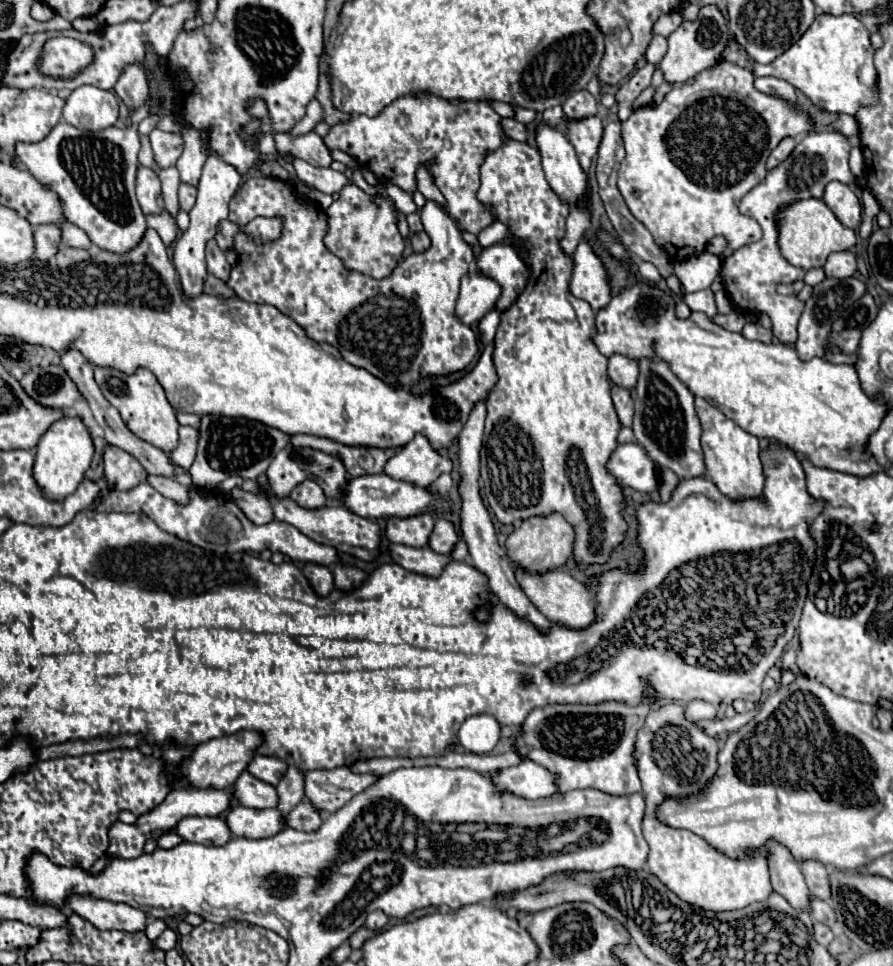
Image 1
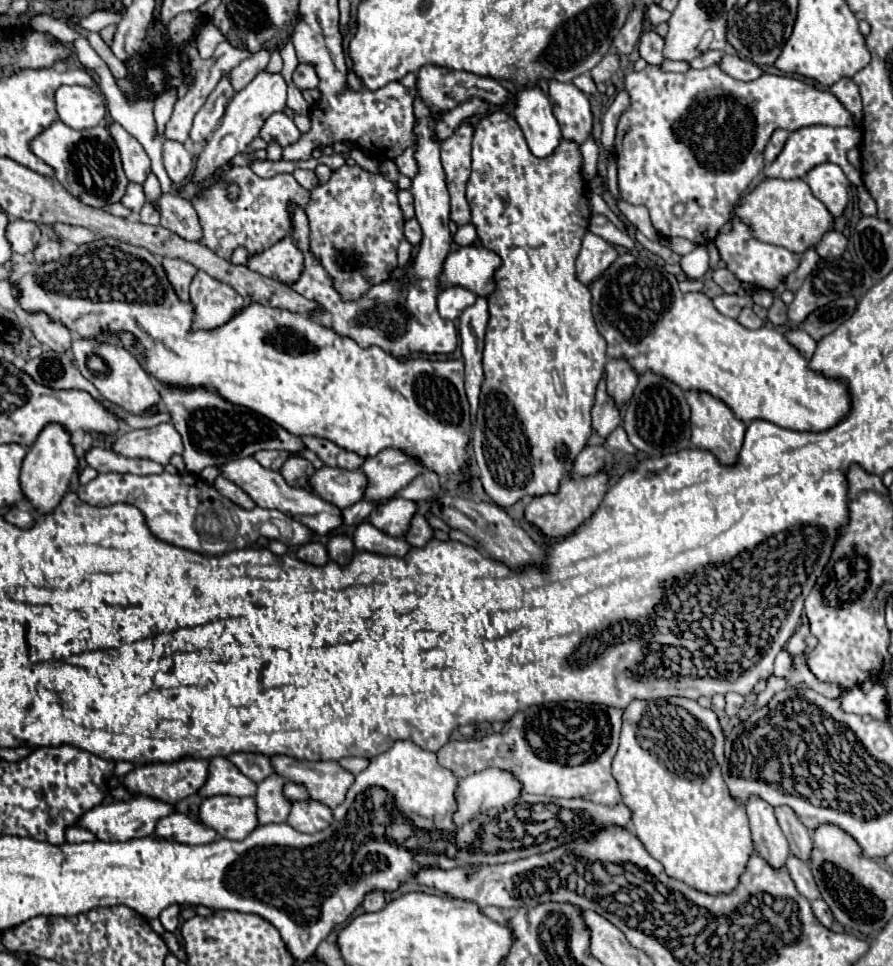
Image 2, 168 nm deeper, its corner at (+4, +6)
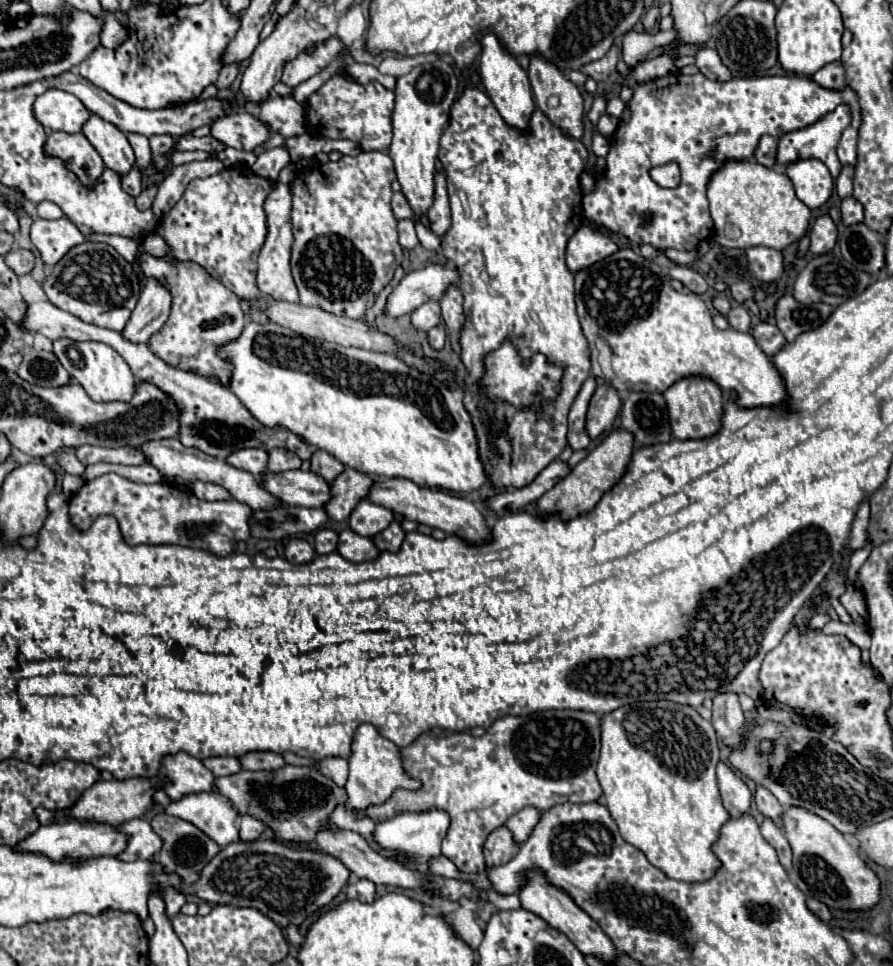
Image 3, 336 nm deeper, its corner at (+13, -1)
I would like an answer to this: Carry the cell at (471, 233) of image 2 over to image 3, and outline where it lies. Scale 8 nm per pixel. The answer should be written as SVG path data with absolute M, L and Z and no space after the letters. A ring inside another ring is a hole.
M413 217L413 223L415 223L415 229L417 229L417 237L419 237L419 243L425 247L425 249L433 249L433 251L441 251L441 237L435 239L435 235L417 219Z

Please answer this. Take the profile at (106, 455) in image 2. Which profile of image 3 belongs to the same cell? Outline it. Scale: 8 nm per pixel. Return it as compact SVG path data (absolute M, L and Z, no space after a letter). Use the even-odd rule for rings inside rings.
M73 449L59 451L59 453L57 453L57 463L59 463L59 467L61 467L63 471L67 471L67 473L71 473L71 475L83 475L83 471L85 471L85 465L77 461Z

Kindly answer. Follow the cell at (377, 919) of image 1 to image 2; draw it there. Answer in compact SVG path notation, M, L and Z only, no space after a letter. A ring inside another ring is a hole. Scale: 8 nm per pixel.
M372 892L372 894L368 894L366 898L364 898L364 910L366 912L376 912L376 910L382 910L384 906L386 906L386 902L384 902L384 894L382 892Z

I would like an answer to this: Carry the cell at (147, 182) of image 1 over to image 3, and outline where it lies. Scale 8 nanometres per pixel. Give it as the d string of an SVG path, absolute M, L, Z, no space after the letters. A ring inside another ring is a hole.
M91 113L83 125L83 135L97 149L105 167L109 167L121 175L133 167L133 163L135 163L133 149L127 141L125 133L119 131L113 123Z

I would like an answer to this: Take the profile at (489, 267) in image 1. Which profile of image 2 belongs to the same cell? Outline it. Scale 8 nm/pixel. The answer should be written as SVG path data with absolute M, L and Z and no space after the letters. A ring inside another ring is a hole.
M472 244L472 246L464 246L456 252L452 252L446 262L444 262L444 272L440 276L442 286L464 286L472 292L476 292L482 298L488 298L488 294L492 294L492 290L496 288L496 284L492 282L492 274L496 274L496 270L500 268L500 256L492 254L492 250L484 250L484 246L480 244Z

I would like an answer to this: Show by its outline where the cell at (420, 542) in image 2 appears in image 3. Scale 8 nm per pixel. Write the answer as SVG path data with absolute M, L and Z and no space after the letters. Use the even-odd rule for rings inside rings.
M393 521L383 533L373 535L373 543L375 543L375 547L377 547L379 551L393 551L393 553L399 551L403 539L405 539L405 533L403 533L403 529L399 527L399 523L395 523L395 521Z

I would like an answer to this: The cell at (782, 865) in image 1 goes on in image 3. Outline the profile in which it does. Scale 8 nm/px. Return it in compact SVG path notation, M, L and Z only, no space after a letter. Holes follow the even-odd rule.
M723 761L717 763L717 783L719 783L723 807L731 813L731 817L739 817L741 813L751 809L753 793L749 791L745 781L741 781L733 773L733 769Z

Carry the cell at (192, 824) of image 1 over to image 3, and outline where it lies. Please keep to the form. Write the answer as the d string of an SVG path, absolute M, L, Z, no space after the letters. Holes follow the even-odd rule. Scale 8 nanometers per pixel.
M143 819L125 821L119 825L119 829L123 829L127 837L131 837L131 841L127 841L127 849L123 849L123 853L117 855L117 859L121 861L137 861L137 859L147 861L161 849L161 839L153 833L151 825Z

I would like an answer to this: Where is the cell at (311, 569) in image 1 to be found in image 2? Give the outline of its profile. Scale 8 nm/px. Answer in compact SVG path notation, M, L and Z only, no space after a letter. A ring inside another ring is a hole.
M310 542L310 544L300 546L298 558L308 564L314 564L314 566L324 566L328 562L328 552L320 542Z

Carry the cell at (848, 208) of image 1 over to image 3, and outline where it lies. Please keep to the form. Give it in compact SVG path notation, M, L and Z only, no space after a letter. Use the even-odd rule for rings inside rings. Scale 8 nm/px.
M797 159L787 163L787 177L791 179L797 197L809 207L821 207L833 191L833 179L829 169L819 159Z

